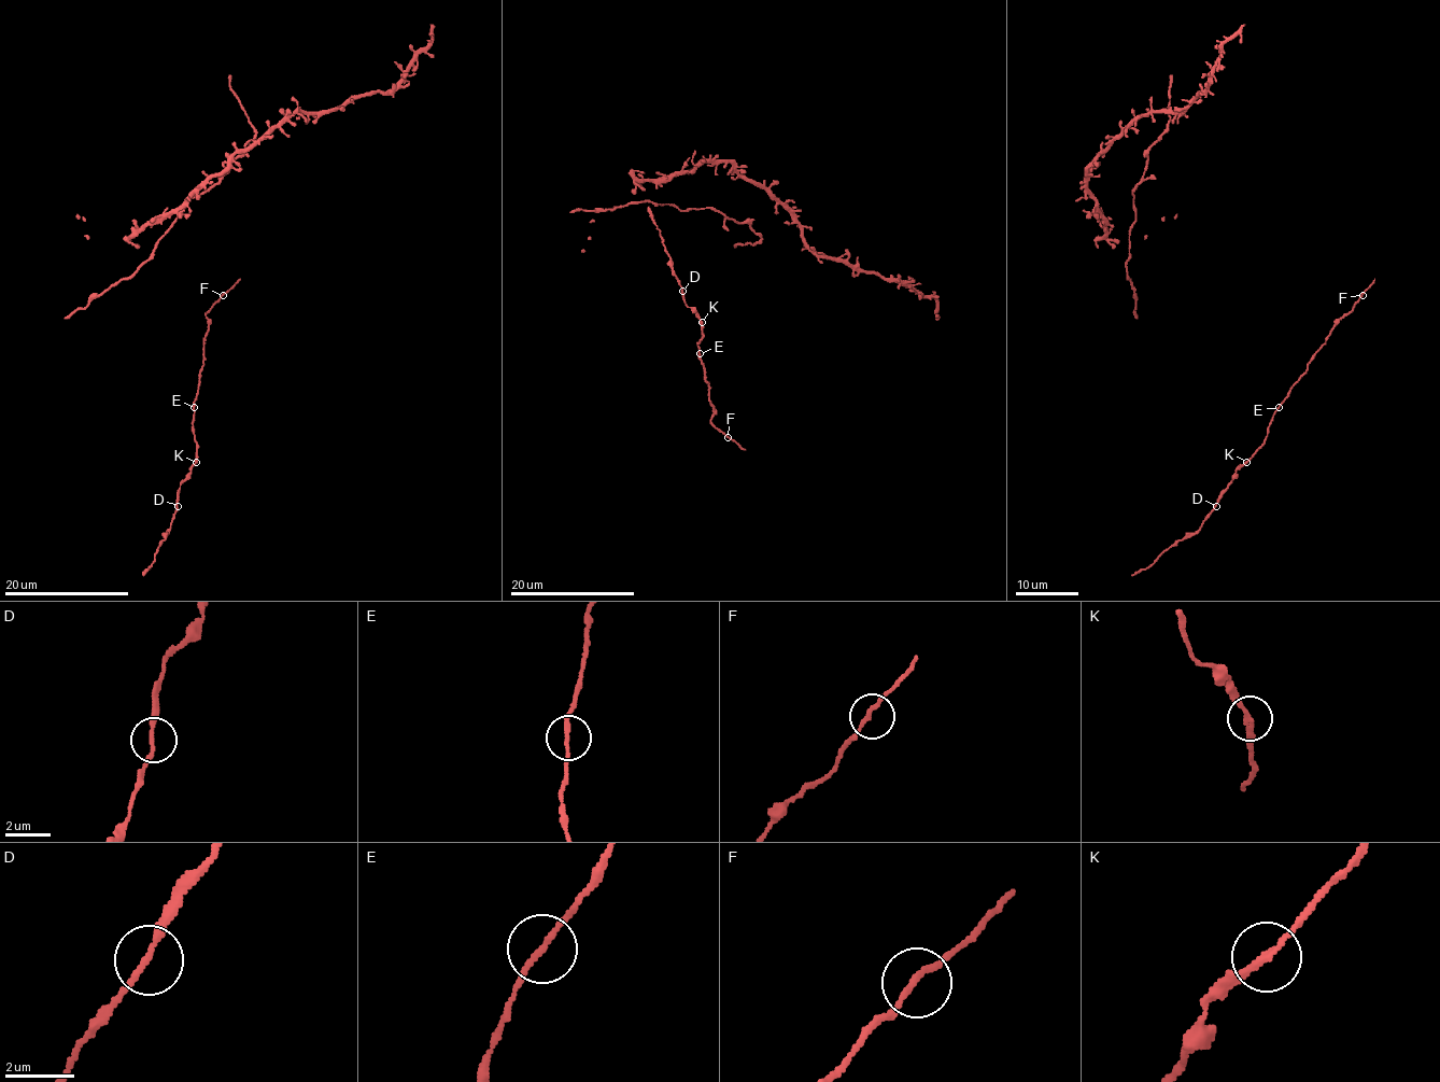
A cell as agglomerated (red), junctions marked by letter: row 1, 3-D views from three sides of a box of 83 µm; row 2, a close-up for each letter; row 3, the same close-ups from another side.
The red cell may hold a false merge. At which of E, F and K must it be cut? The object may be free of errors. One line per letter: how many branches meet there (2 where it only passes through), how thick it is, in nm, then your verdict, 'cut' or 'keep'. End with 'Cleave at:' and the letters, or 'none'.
E: branches 2; calibre 160 nm; keep
F: branches 2; calibre 170 nm; keep
K: branches 2; calibre 170 nm; keep
Cleave at: none

